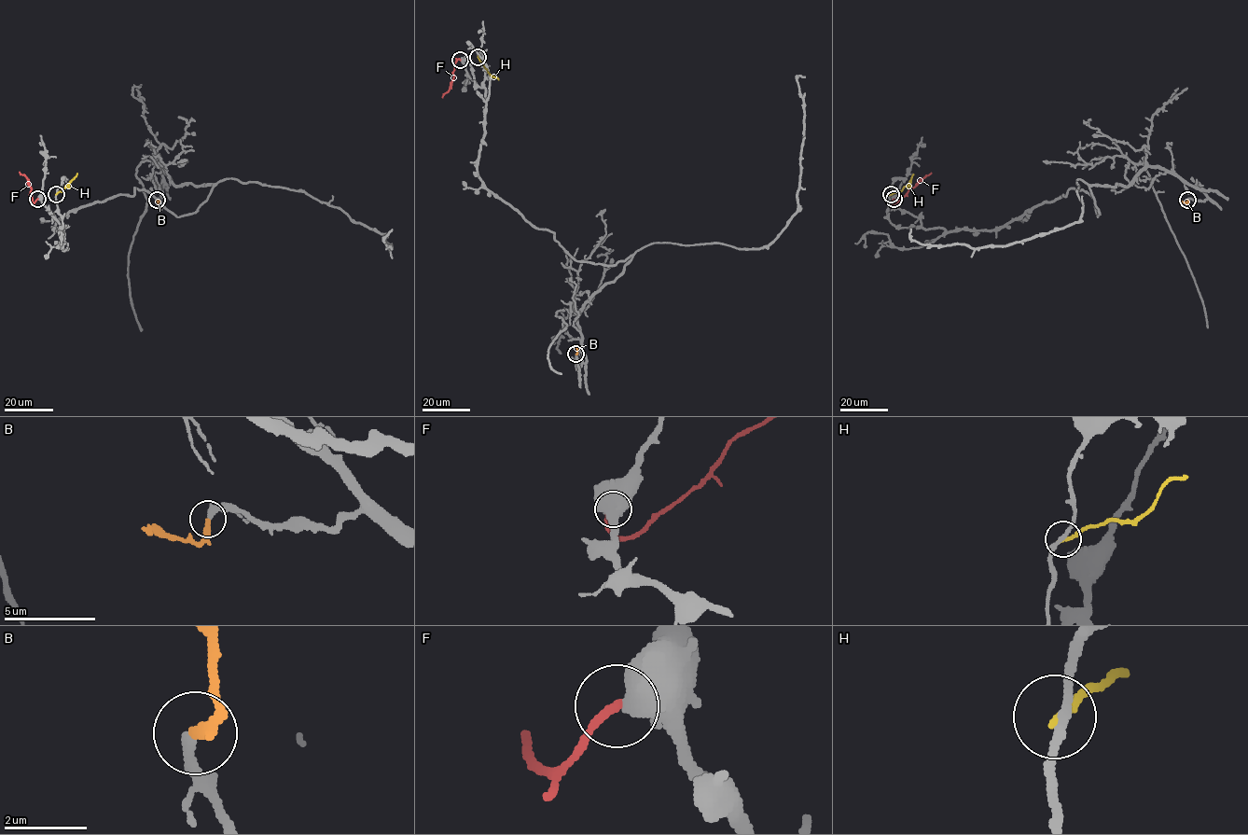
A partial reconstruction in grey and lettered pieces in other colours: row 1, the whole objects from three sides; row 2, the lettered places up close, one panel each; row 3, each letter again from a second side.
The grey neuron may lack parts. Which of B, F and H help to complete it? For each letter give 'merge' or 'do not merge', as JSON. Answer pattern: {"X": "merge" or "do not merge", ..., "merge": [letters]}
{"B": "merge", "F": "do not merge", "H": "do not merge", "merge": ["B"]}

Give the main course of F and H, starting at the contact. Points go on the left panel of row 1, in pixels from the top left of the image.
F: (37, 199), (33, 201), (31, 187), (19, 172)
H: (55, 193), (62, 191), (76, 173)

